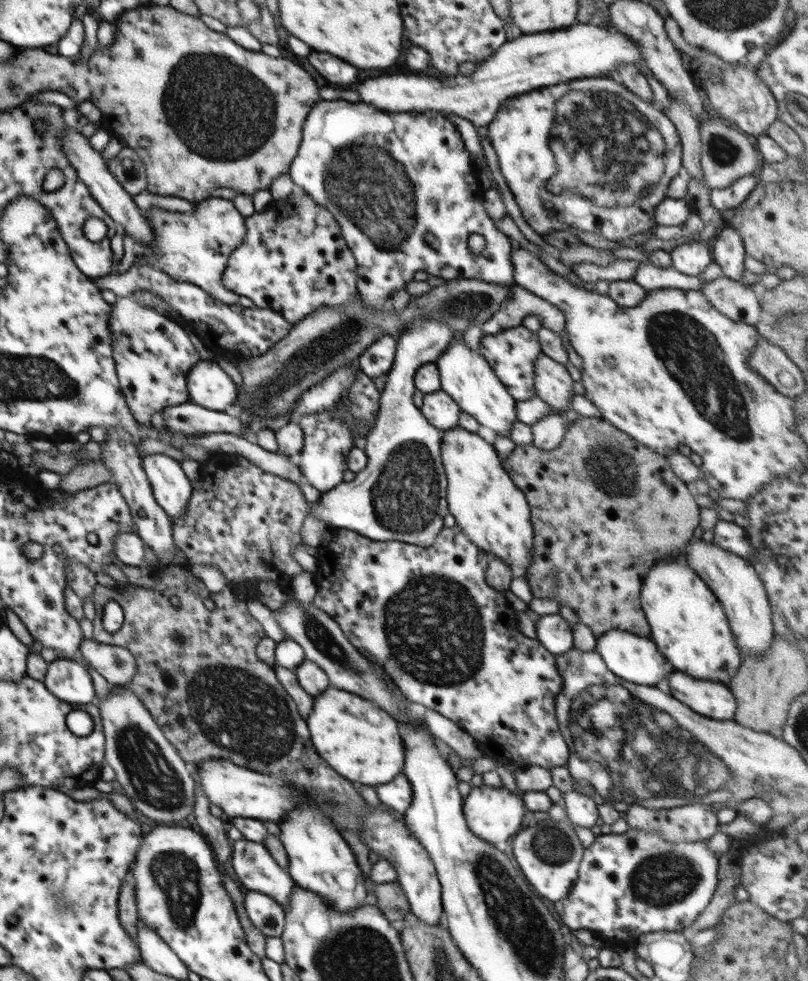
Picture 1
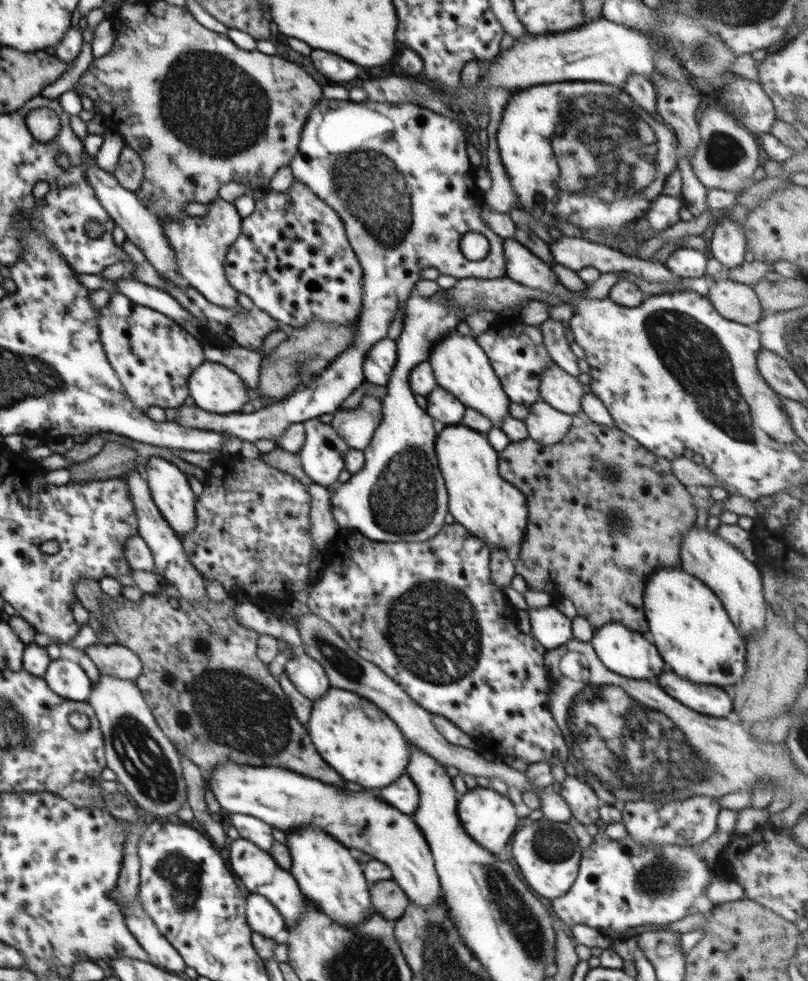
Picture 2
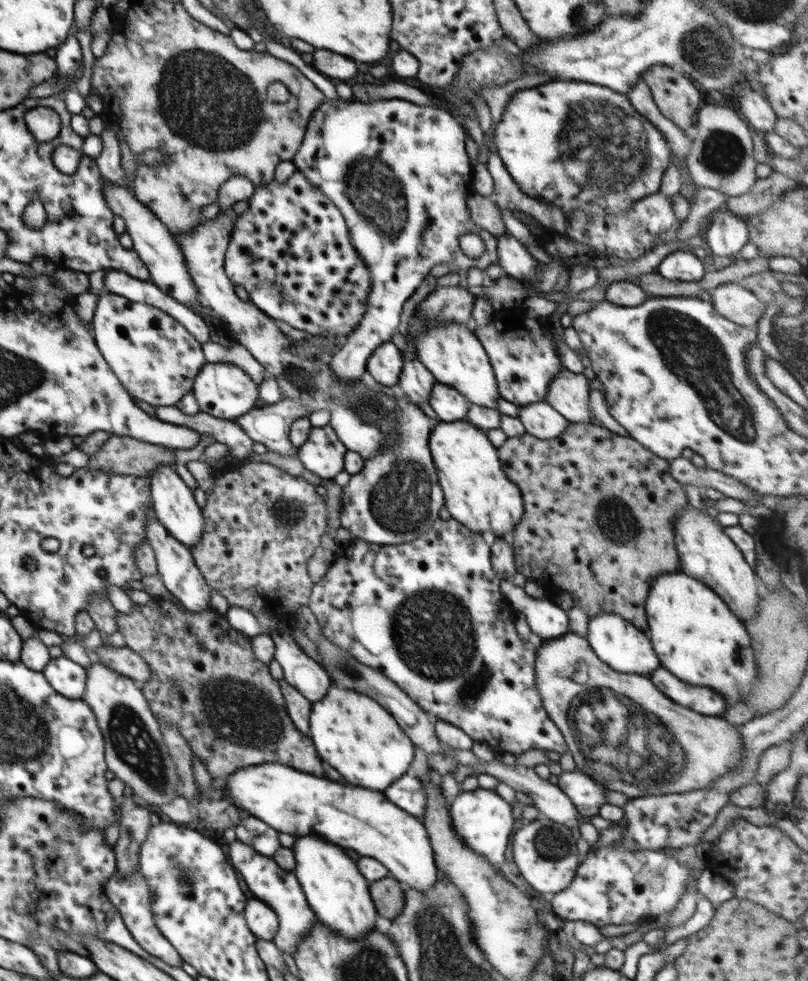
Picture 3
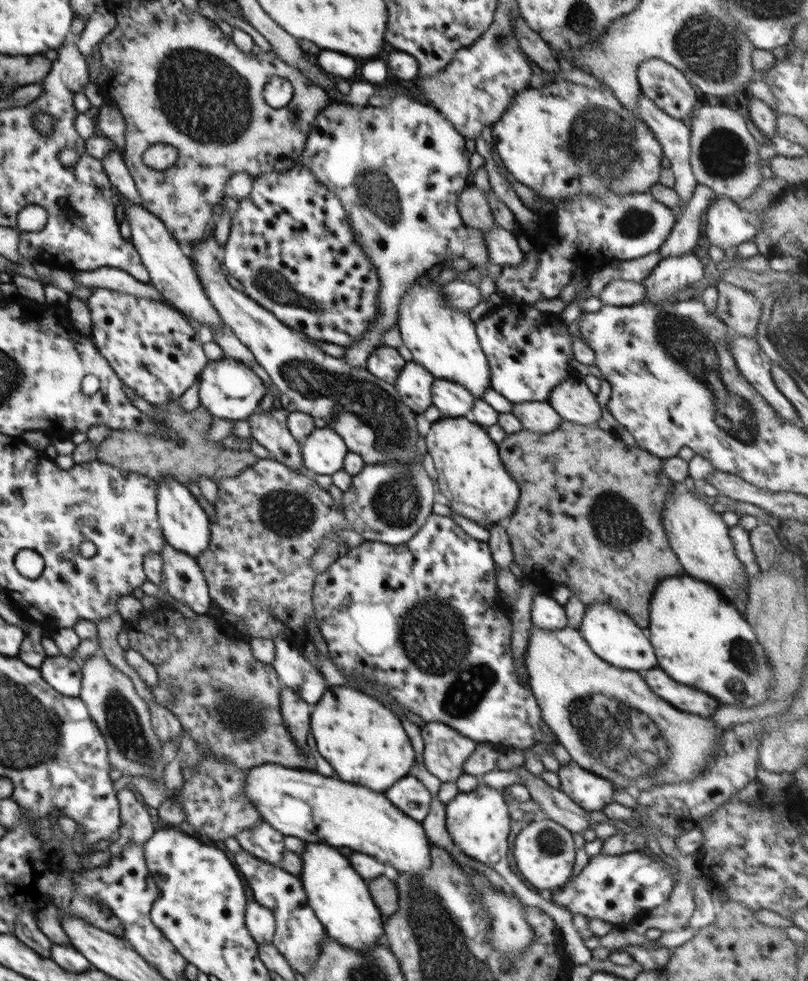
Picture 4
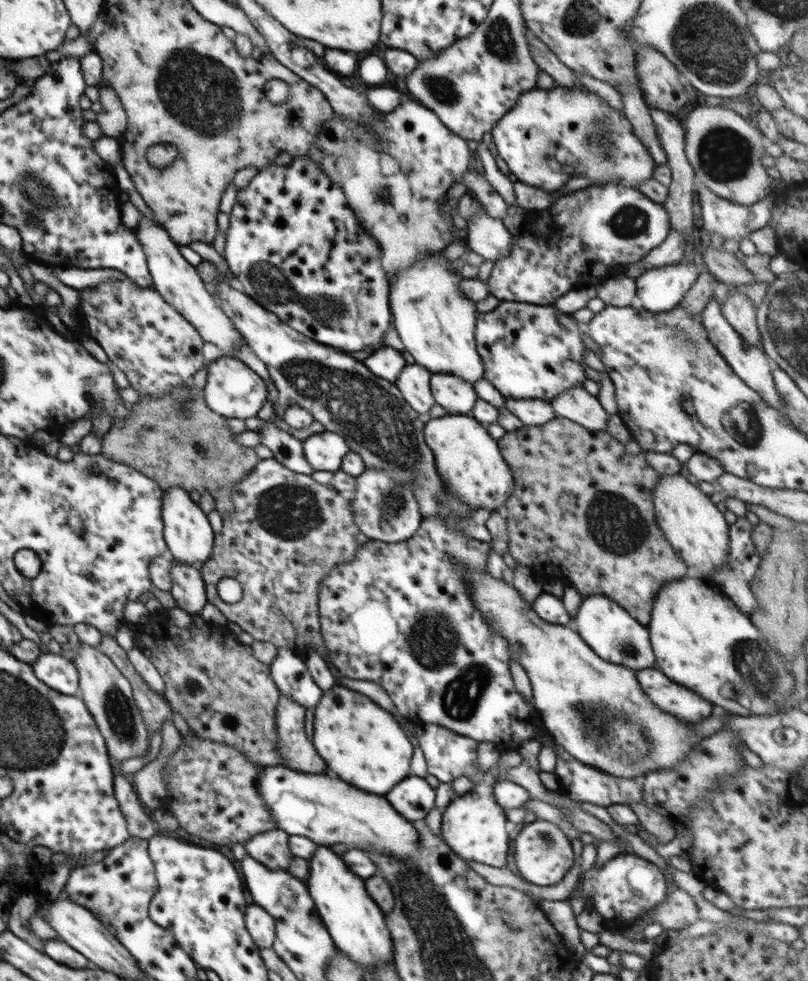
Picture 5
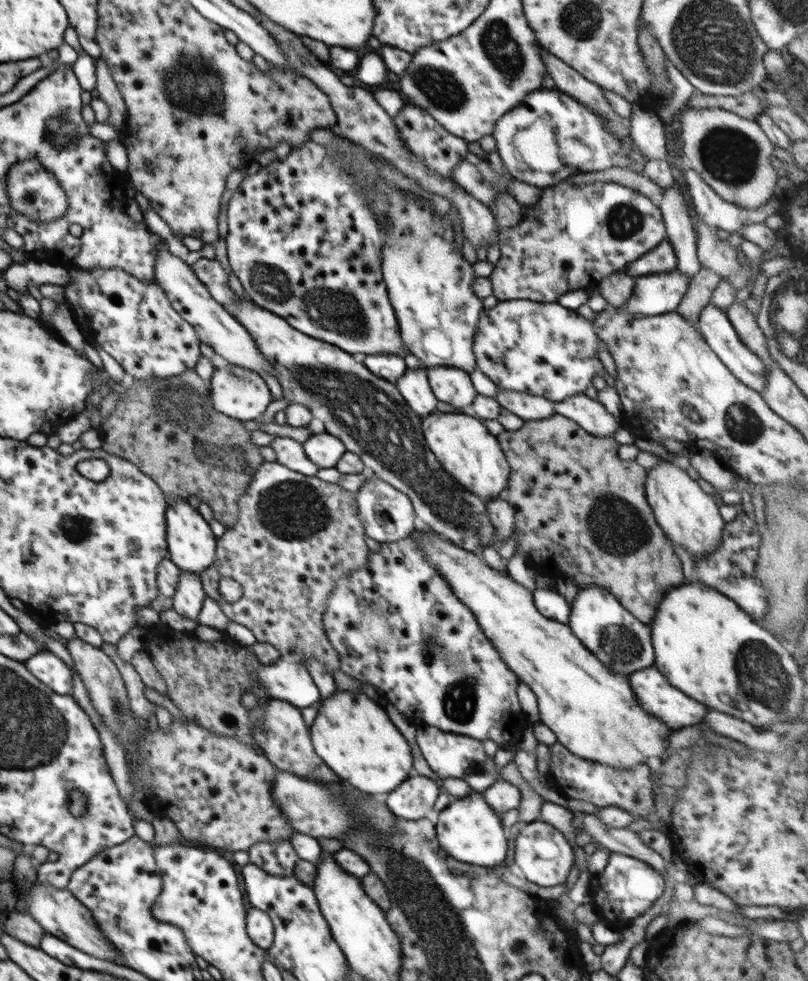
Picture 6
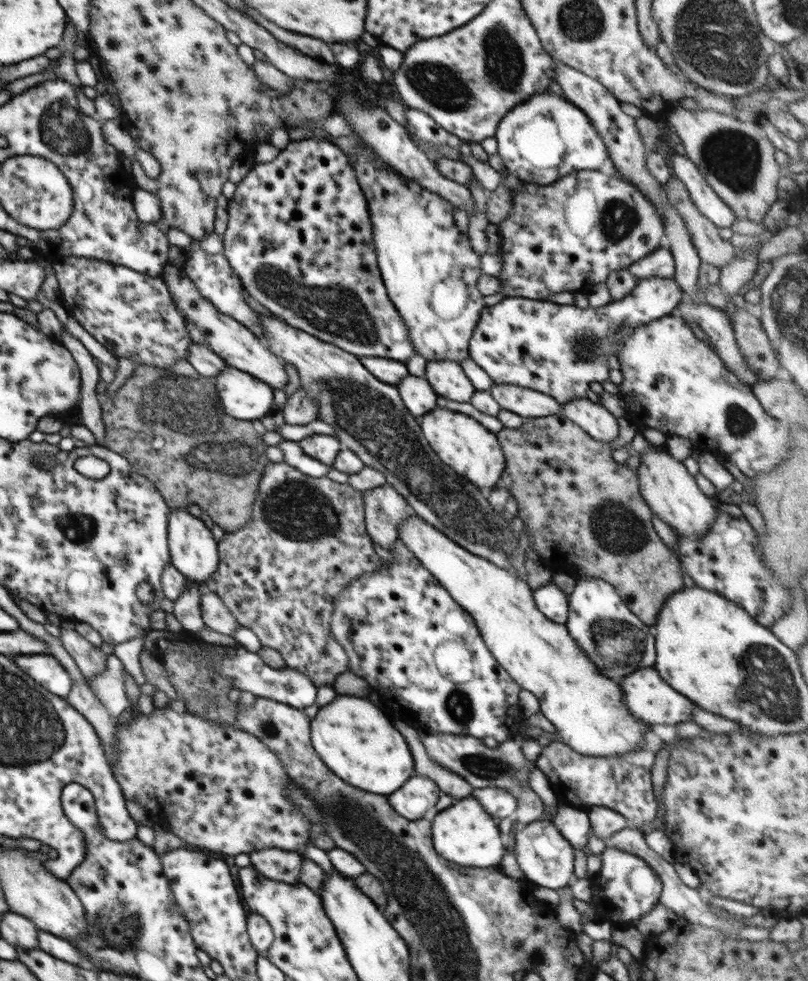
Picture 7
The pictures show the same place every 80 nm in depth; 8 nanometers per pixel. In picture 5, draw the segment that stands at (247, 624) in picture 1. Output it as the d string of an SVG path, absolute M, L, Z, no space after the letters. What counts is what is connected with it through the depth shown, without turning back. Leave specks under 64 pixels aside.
M164 609L163 612L152 615L148 622L130 626L132 629L136 629L135 646L148 657L148 660L158 669L160 676L164 679L165 687L161 693L163 694L163 698L170 703L170 707L175 713L178 713L184 718L190 730L194 732L194 735L198 735L198 737L202 737L204 740L234 747L234 749L238 749L239 752L244 752L243 755L247 756L252 762L255 762L256 765L262 765L262 767L280 765L280 763L283 762L283 756L278 753L279 736L276 736L274 714L276 713L276 705L278 705L279 698L282 694L271 677L271 665L260 662L253 655L252 647L236 641L233 633L230 632L226 626L216 626L216 624L214 624L214 626L210 624L207 625L209 626L208 632L202 631L200 628L196 627L196 625L180 628L174 625L170 617L168 617L166 609Z

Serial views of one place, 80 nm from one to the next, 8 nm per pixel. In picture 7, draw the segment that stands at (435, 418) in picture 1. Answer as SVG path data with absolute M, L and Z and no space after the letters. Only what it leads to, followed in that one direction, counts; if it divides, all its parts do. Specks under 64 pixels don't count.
M453 361L426 362L426 380L437 396L456 402L470 402L475 393L474 385L466 377L460 363Z

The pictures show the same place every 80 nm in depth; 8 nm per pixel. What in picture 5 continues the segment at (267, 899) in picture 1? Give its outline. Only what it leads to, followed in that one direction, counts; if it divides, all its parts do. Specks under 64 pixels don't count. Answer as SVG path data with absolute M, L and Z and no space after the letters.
M247 905L245 925L258 948L271 947L275 939L275 918L261 906Z

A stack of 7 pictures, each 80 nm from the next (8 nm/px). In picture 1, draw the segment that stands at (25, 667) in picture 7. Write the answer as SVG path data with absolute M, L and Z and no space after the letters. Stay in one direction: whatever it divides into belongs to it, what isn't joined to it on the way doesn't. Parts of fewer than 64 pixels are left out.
M55 659L48 663L43 683L67 704L86 705L97 699L88 669L73 659Z

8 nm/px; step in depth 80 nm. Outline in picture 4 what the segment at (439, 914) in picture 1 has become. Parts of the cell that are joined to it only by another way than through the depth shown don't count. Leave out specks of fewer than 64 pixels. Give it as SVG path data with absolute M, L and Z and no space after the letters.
M280 764L248 769L243 789L263 820L285 836L336 848L349 847L412 877L422 876L432 864L431 842L422 823L395 807L384 793Z

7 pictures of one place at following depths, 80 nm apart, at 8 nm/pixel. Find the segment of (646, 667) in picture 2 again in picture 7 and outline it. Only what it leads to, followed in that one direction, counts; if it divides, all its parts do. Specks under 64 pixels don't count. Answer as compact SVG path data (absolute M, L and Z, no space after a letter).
M576 575L576 586L569 595L566 628L595 667L607 677L623 681L638 669L655 662L655 629L644 624L621 599L615 588L601 578Z

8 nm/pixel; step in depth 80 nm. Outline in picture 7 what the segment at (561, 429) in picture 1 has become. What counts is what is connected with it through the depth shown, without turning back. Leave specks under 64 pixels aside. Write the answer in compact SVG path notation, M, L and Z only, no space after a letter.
M493 383L490 392L502 409L515 412L524 418L542 417L561 412L561 404L557 400L530 388L515 384Z

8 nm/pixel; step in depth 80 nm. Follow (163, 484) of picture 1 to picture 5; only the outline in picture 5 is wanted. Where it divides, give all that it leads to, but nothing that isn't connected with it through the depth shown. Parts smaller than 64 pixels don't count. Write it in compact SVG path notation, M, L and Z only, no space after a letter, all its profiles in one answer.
M170 487L162 493L163 537L168 545L168 555L181 563L188 563L200 568L205 560L212 557L214 531L210 527L208 517L192 499L189 491L182 487Z

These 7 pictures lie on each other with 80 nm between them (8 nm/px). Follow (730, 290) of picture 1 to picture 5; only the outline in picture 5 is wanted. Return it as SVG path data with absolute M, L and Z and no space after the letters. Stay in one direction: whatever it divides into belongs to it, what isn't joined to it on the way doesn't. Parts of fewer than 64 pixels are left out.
M732 292L719 308L728 324L753 349L761 347L761 334L757 327L757 310L751 298L740 292Z

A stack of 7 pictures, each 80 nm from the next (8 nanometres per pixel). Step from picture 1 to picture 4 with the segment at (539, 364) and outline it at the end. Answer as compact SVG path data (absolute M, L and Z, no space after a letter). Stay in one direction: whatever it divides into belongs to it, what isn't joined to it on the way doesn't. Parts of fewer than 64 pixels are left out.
M570 376L554 388L547 403L558 412L563 420L569 420L588 426L597 426L602 417L602 407L596 401L582 376Z

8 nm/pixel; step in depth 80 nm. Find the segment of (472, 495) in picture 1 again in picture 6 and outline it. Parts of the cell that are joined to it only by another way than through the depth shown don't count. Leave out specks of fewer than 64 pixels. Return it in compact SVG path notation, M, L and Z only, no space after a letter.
M432 412L422 417L421 423L427 447L435 454L442 468L468 492L487 504L507 490L510 465L497 437L488 432L481 419L470 416L468 412Z

